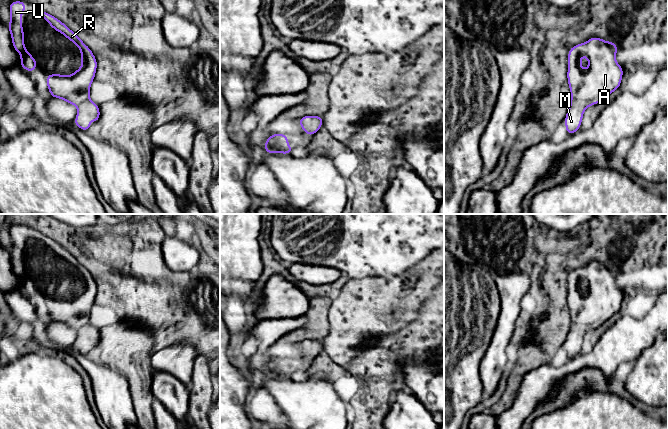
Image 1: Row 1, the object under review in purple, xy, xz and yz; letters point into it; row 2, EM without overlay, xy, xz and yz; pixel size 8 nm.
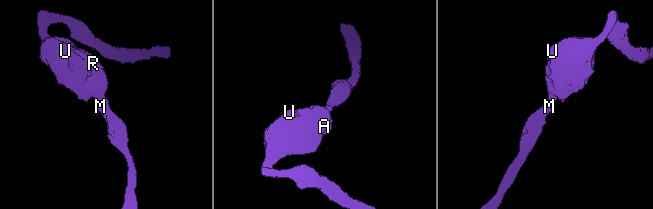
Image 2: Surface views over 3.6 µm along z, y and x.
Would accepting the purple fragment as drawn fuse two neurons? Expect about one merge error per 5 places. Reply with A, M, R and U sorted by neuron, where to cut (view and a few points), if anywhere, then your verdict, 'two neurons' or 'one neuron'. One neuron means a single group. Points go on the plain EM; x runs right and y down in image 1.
groups A M R U; cut none; one neuron

